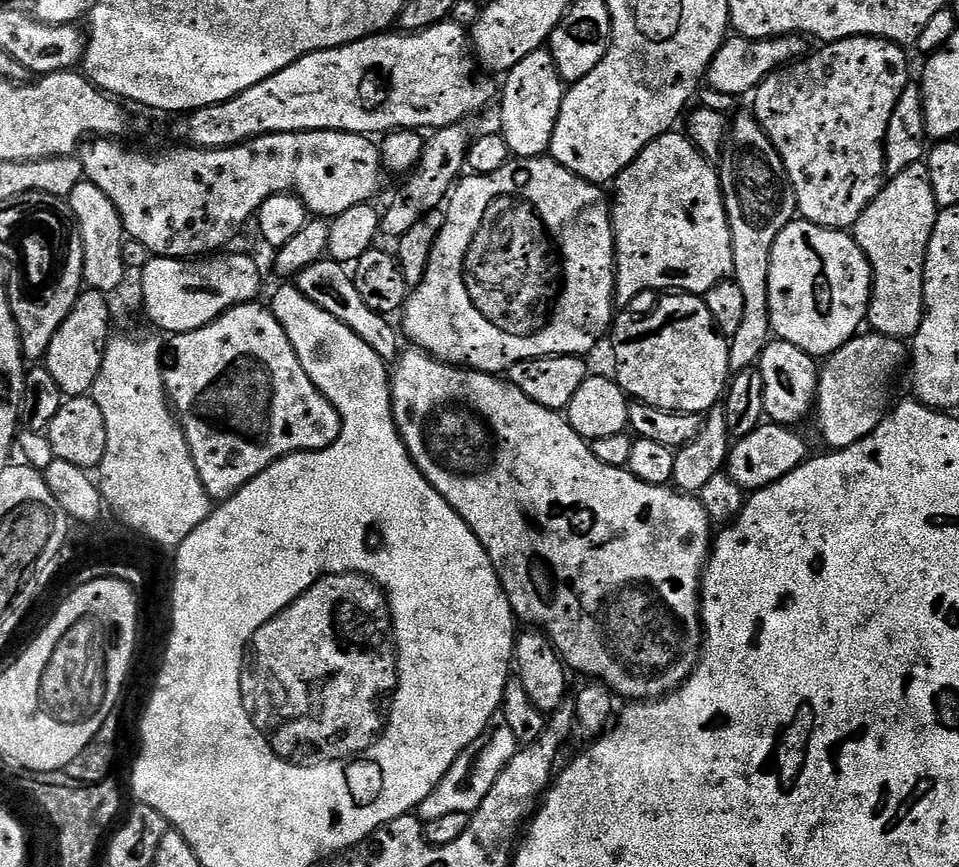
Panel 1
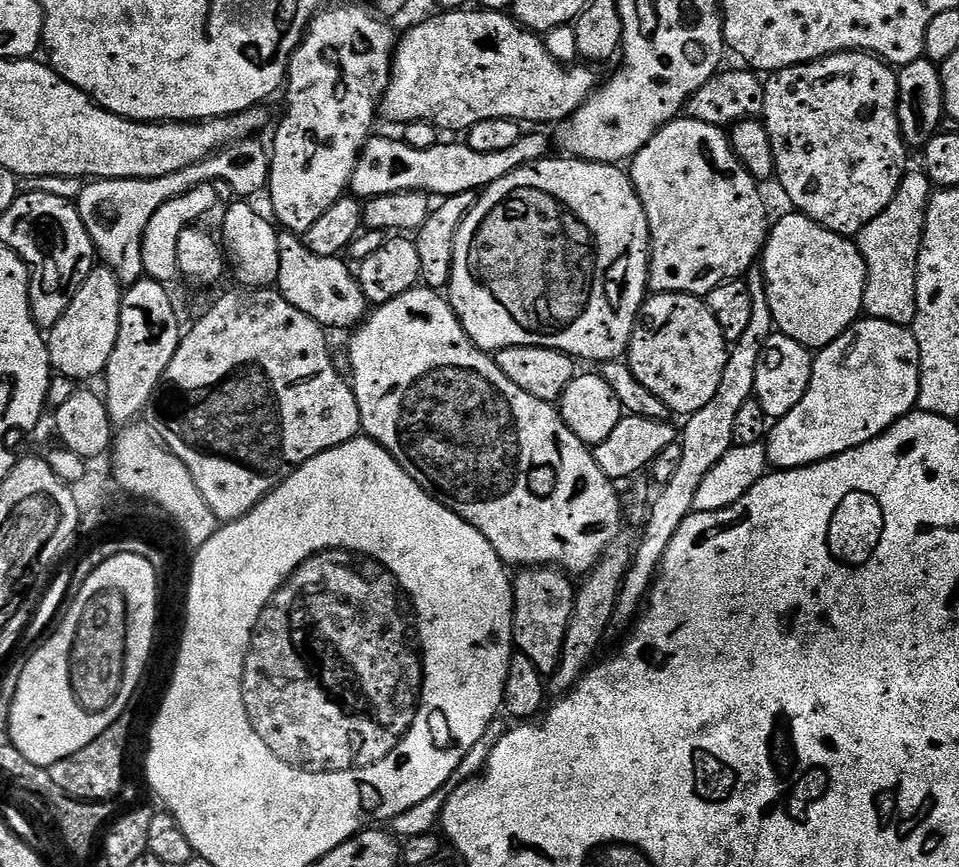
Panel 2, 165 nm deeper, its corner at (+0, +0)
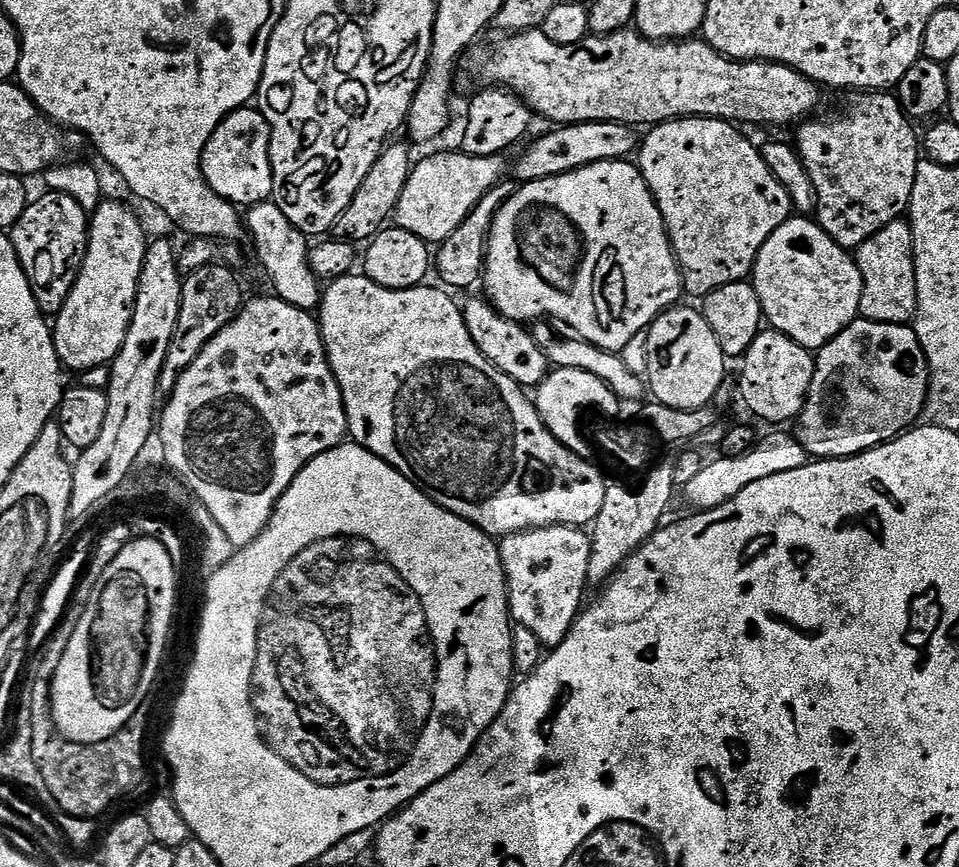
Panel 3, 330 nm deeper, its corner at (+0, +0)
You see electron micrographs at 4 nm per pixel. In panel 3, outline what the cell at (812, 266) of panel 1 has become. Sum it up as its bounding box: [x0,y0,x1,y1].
[750,218,864,350]

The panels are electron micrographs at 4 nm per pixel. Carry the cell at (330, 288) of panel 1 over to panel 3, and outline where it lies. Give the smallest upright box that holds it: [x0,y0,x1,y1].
[246,202,322,312]

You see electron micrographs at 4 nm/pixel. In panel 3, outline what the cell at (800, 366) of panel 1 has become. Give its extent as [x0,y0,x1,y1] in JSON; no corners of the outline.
[738,330,816,426]

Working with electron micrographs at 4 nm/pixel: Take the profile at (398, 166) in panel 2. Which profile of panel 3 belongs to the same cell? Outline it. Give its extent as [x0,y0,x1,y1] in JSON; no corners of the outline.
[515,120,638,182]

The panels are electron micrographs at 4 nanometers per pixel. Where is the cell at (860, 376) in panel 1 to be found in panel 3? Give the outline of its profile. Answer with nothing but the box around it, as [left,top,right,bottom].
[794,318,928,460]

